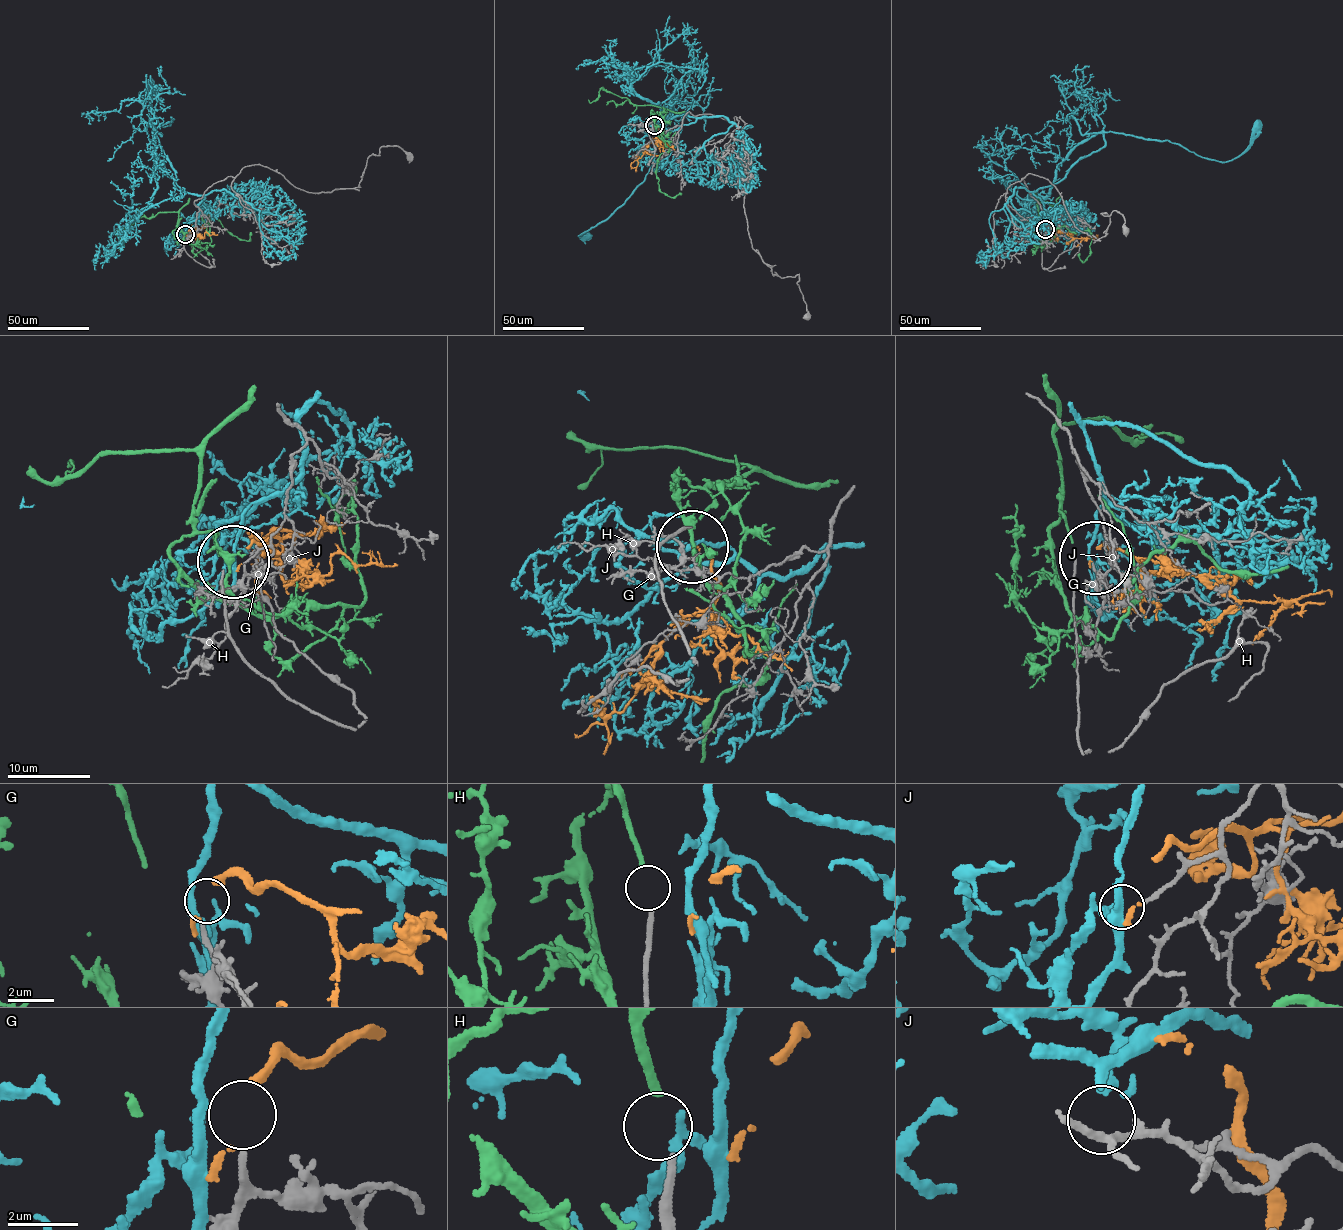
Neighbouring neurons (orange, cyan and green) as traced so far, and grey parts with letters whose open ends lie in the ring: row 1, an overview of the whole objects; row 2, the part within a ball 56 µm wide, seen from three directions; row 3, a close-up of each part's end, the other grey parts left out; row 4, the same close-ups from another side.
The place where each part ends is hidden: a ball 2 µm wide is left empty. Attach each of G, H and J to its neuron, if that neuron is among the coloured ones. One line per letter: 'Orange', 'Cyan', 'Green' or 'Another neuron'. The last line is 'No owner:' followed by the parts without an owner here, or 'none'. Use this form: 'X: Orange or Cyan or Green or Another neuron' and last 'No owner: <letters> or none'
G: Another neuron
H: Green
J: Another neuron
No owner: G, J

